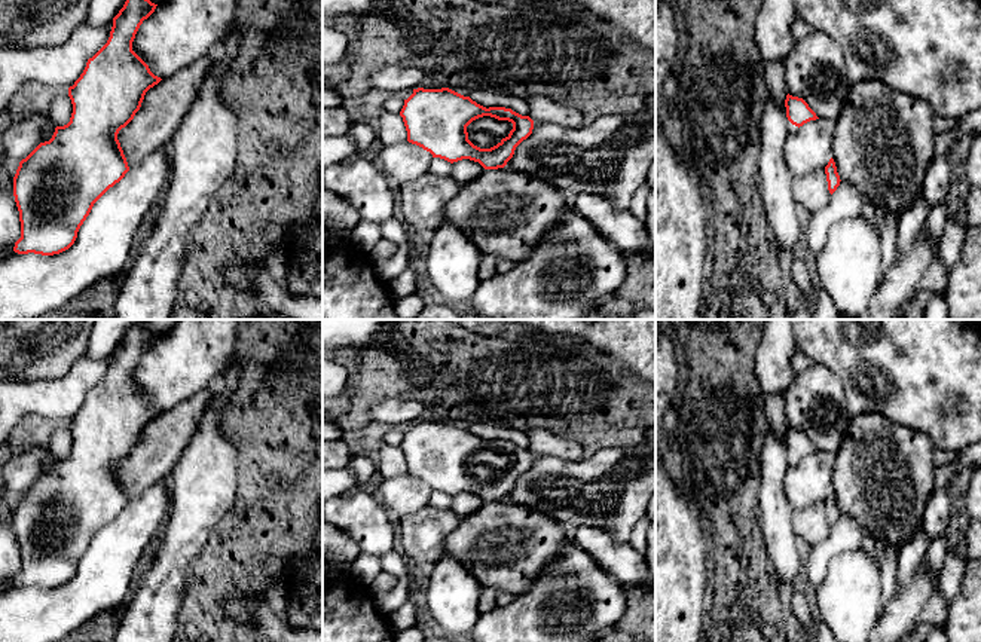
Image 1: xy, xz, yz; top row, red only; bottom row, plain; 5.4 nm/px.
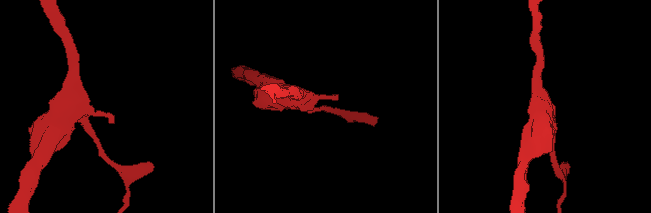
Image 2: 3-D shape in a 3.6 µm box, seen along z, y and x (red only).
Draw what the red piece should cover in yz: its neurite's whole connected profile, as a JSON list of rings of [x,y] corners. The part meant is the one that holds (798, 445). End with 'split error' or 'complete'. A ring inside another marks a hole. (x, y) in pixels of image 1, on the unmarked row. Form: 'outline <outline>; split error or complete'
outline [[[786,428],[785,432],[786,440],[786,462],[788,467],[795,467],[800,459],[810,453],[819,452],[816,446],[809,440],[809,437],[798,429]]]; split error

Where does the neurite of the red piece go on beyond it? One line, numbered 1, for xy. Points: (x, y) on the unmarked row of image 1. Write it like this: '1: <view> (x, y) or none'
1: none

